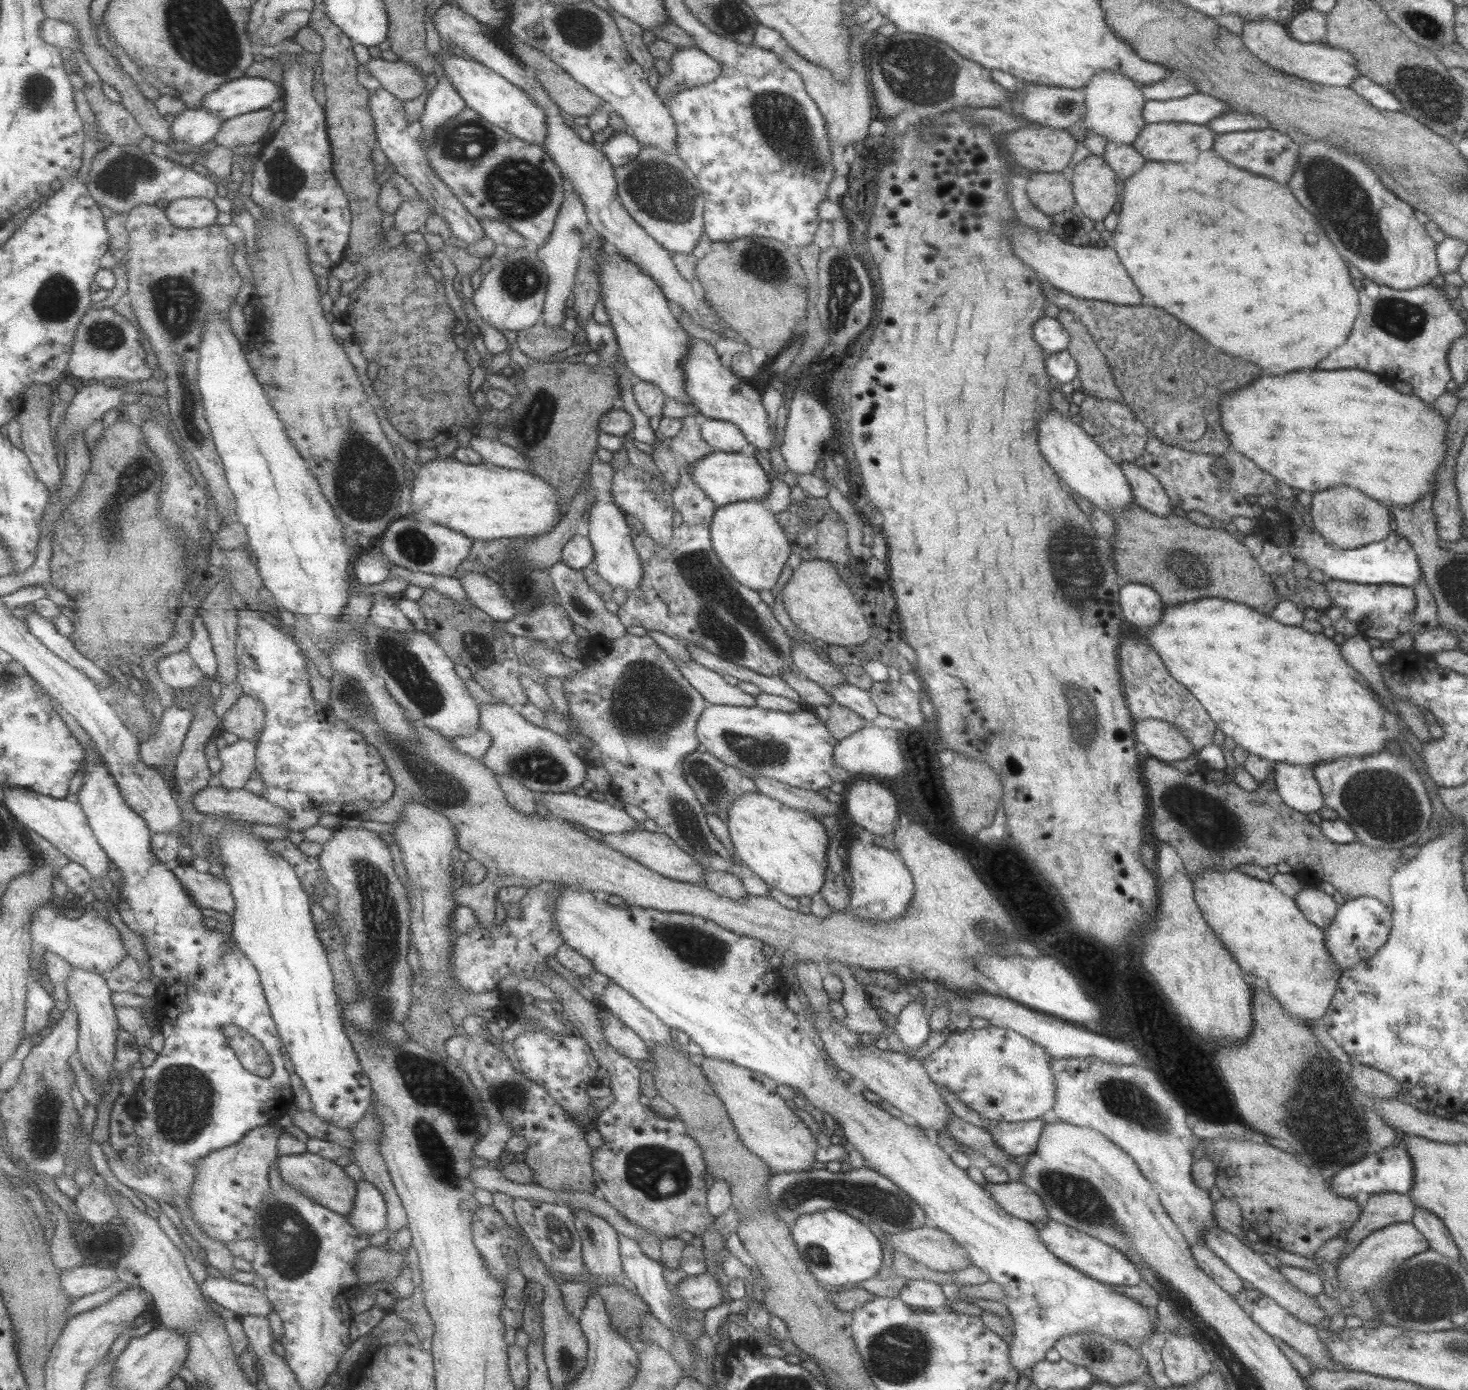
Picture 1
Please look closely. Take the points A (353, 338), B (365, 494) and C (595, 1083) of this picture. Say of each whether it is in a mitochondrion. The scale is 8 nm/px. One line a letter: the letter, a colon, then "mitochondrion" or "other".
A: other
B: mitochondrion
C: other

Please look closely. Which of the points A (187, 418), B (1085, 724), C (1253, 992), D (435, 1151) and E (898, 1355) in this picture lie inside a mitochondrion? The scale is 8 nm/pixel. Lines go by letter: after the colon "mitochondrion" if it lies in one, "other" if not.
A: other
B: mitochondrion
C: other
D: mitochondrion
E: mitochondrion

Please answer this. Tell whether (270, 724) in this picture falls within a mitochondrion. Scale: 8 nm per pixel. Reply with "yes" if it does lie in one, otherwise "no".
no

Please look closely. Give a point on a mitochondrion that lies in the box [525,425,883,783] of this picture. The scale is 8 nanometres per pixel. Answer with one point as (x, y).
(648, 702)

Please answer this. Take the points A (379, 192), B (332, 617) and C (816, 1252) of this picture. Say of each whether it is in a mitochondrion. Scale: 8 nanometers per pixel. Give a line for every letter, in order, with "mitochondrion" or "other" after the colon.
A: other
B: other
C: mitochondrion

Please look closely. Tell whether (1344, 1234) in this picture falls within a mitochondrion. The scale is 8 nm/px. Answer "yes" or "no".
no

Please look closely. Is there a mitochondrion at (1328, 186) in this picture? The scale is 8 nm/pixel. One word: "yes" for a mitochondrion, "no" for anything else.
yes

